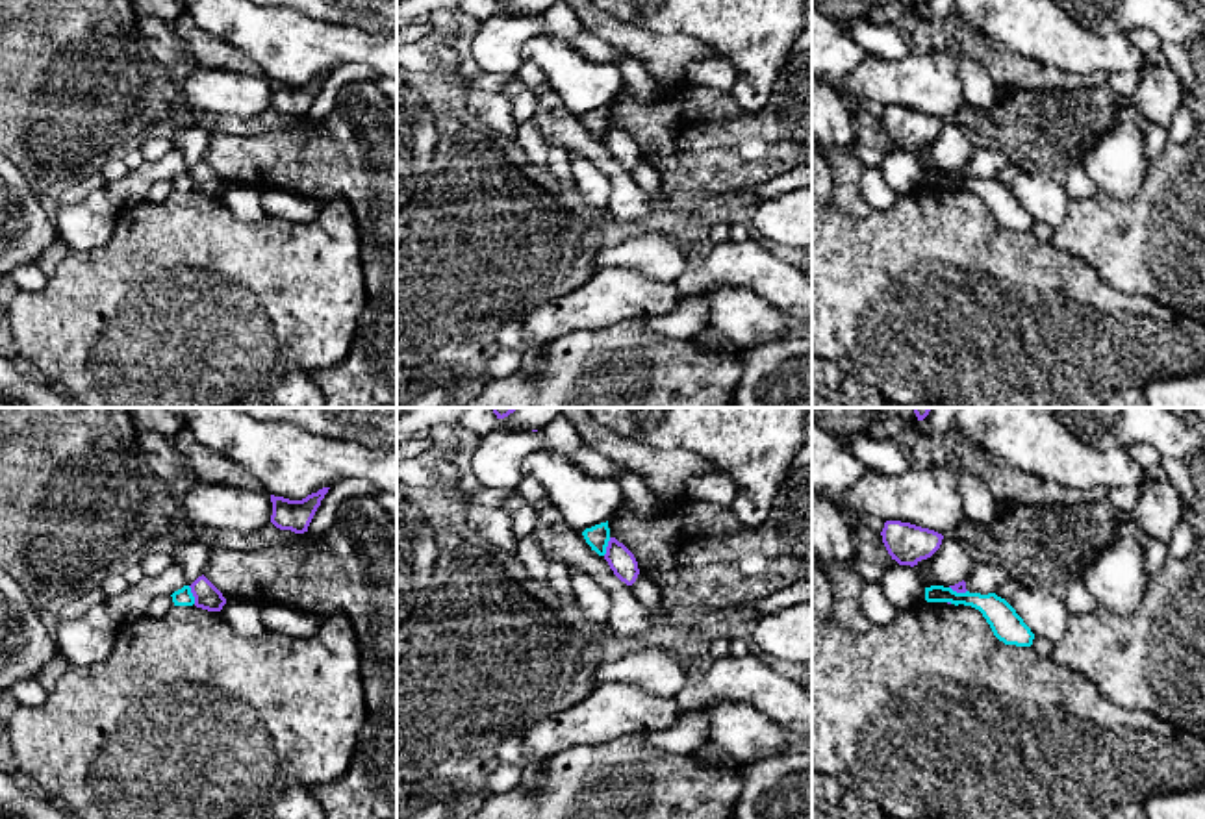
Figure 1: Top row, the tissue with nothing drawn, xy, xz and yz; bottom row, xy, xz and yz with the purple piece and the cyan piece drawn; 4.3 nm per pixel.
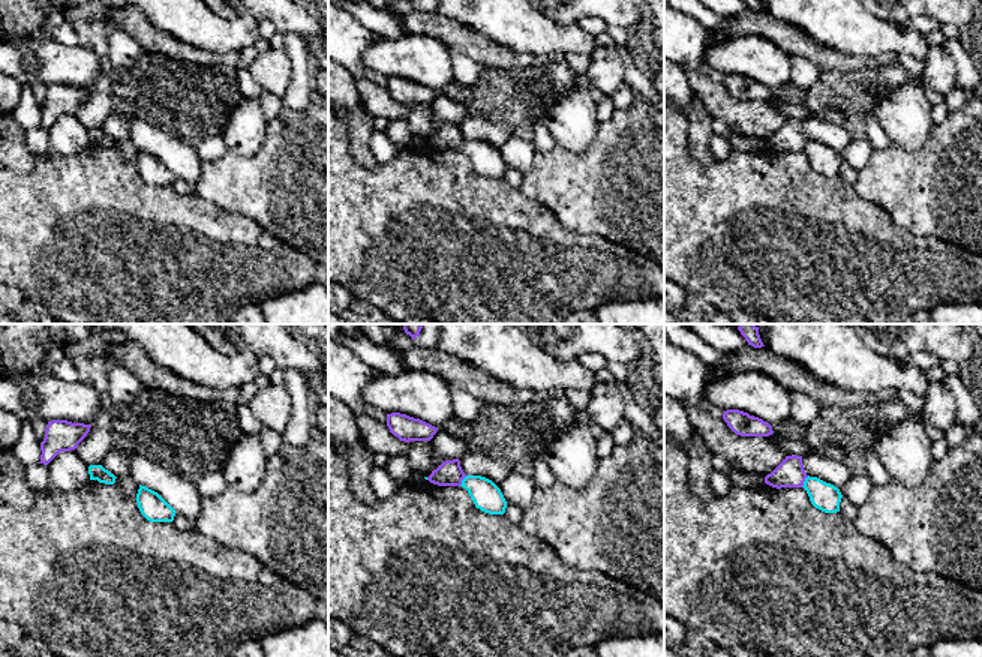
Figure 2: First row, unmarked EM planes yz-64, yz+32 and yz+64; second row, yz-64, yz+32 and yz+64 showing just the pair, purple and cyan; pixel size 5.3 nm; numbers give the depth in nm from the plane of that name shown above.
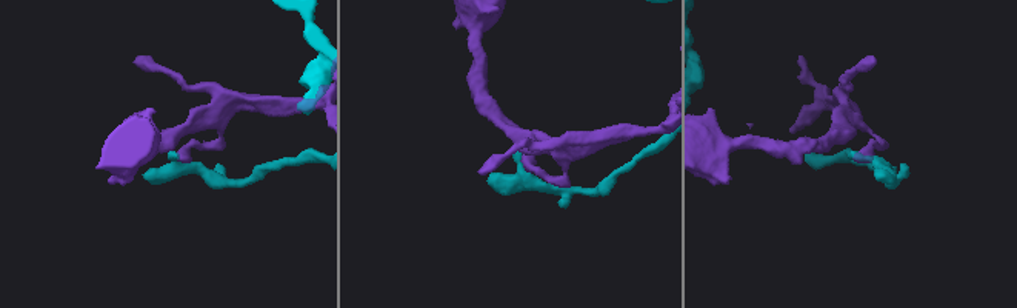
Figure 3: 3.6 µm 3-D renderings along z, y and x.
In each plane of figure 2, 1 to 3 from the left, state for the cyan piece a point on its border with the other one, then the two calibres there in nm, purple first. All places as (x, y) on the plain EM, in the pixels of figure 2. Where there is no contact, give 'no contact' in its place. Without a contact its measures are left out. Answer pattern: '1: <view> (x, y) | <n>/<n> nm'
1: no contact
2: yz+32 (462, 143) | 140/160 nm
3: yz+64 (804, 144) | 150/150 nm

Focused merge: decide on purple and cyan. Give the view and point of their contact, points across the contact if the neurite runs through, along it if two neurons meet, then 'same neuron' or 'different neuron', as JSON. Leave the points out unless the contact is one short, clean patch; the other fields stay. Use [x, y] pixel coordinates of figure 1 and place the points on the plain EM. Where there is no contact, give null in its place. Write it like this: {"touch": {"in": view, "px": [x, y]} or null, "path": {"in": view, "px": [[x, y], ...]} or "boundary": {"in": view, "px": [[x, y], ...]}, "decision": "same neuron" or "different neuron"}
{"touch": {"in": "xy", "px": [193, 180]}, "boundary": {"in": "xy", "px": [[188, 171], [195, 188]]}, "decision": "different neuron"}

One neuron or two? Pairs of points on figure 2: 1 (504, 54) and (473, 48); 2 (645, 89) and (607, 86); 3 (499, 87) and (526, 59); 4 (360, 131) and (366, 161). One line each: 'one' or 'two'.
1: one
2: two
3: two
4: one

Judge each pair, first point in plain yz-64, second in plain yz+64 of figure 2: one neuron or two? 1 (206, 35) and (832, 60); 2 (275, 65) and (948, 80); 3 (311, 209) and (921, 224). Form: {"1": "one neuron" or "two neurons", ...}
{"1": "two neurons", "2": "one neuron", "3": "one neuron"}

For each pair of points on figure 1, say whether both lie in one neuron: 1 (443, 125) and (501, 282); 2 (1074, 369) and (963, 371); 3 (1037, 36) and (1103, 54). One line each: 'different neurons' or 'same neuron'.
1: same neuron
2: same neuron
3: same neuron

